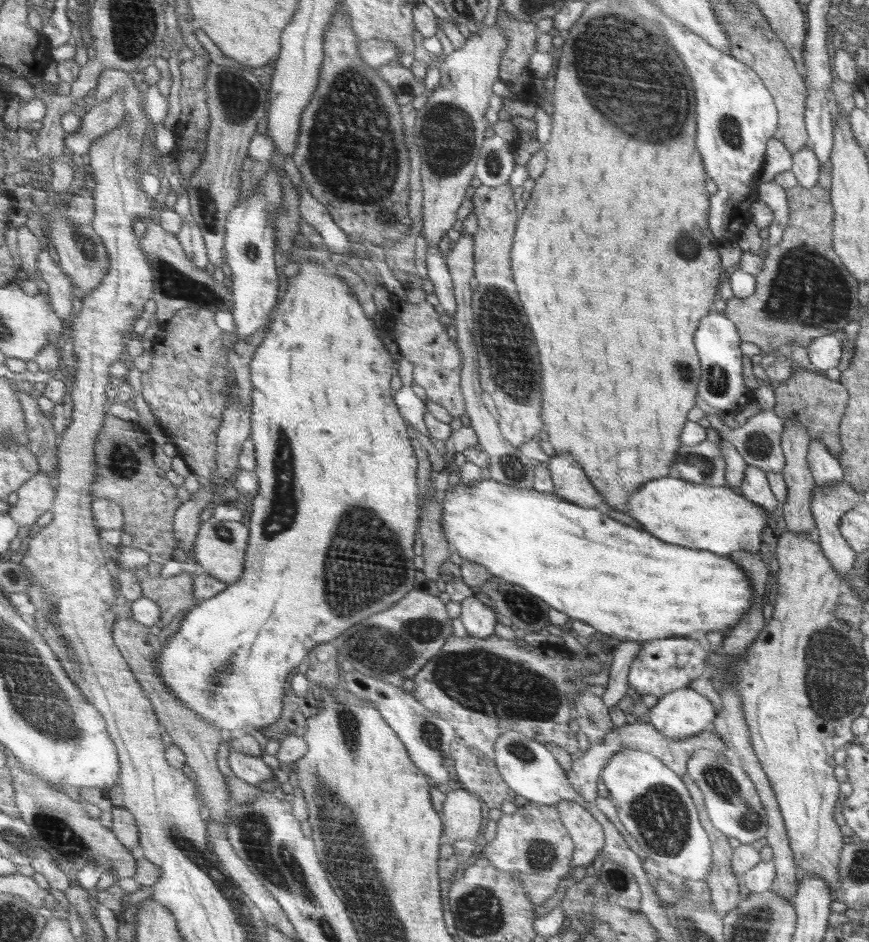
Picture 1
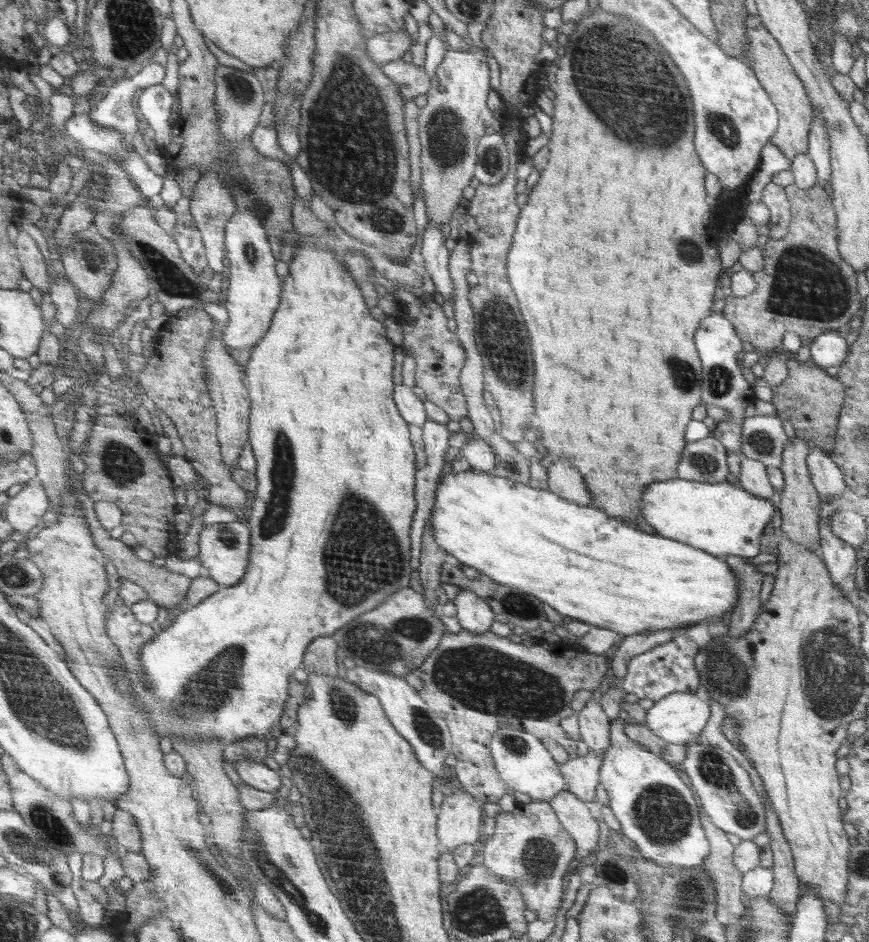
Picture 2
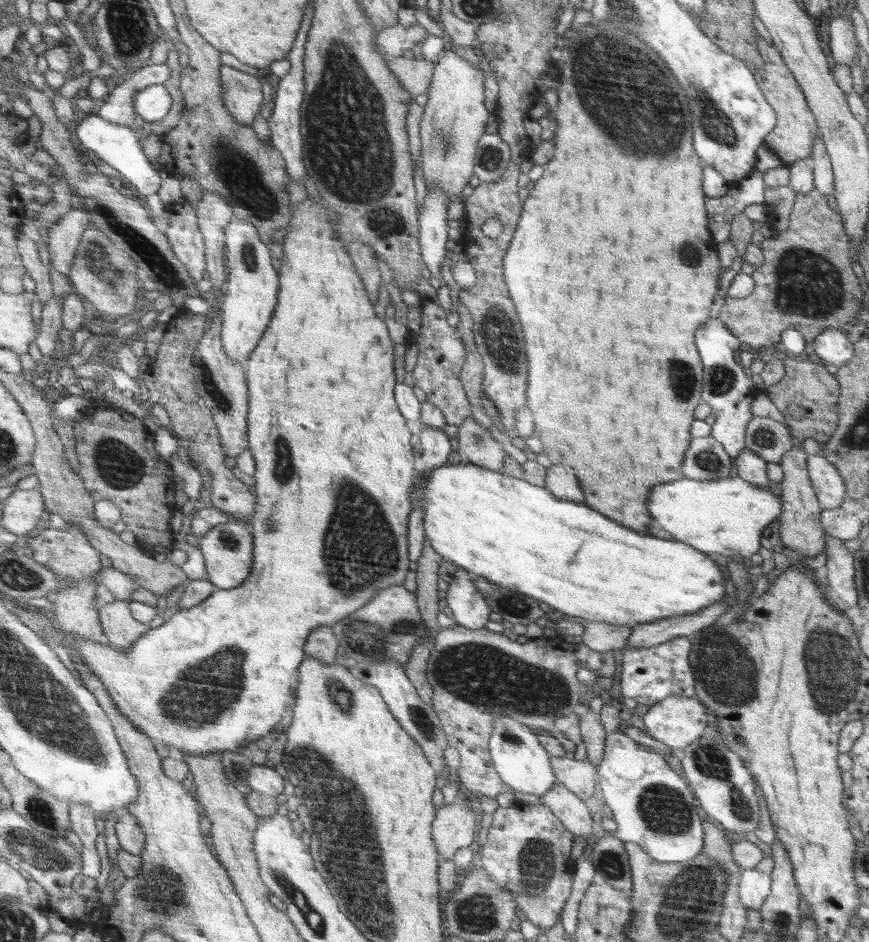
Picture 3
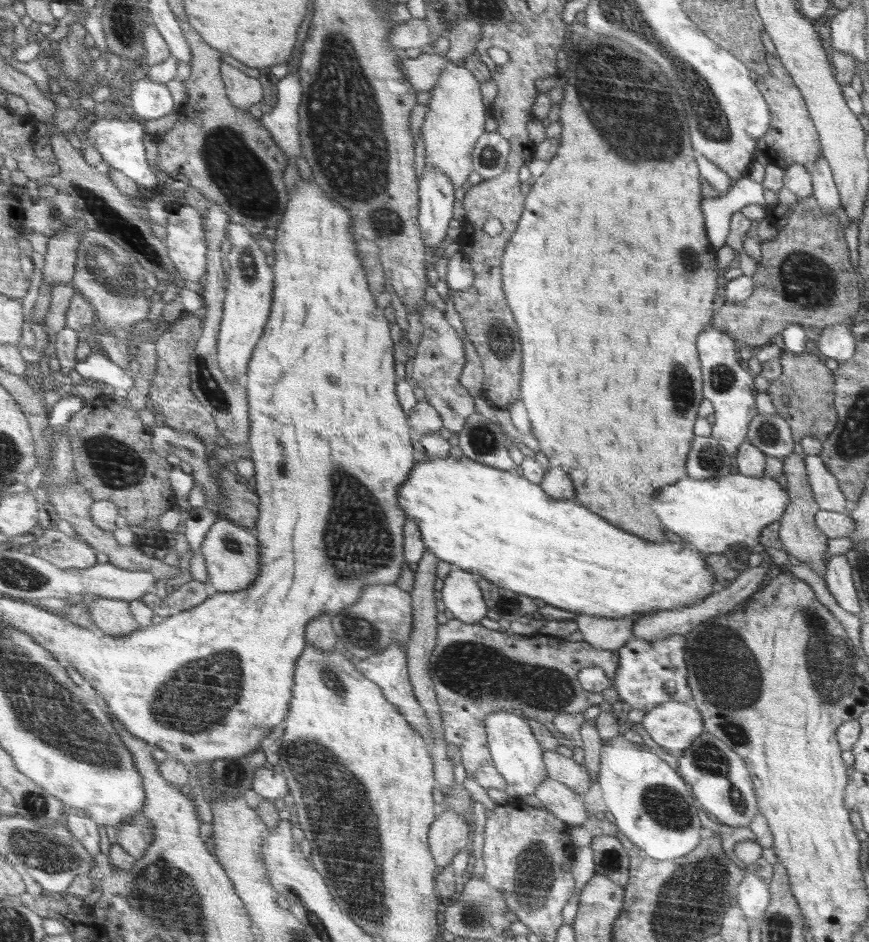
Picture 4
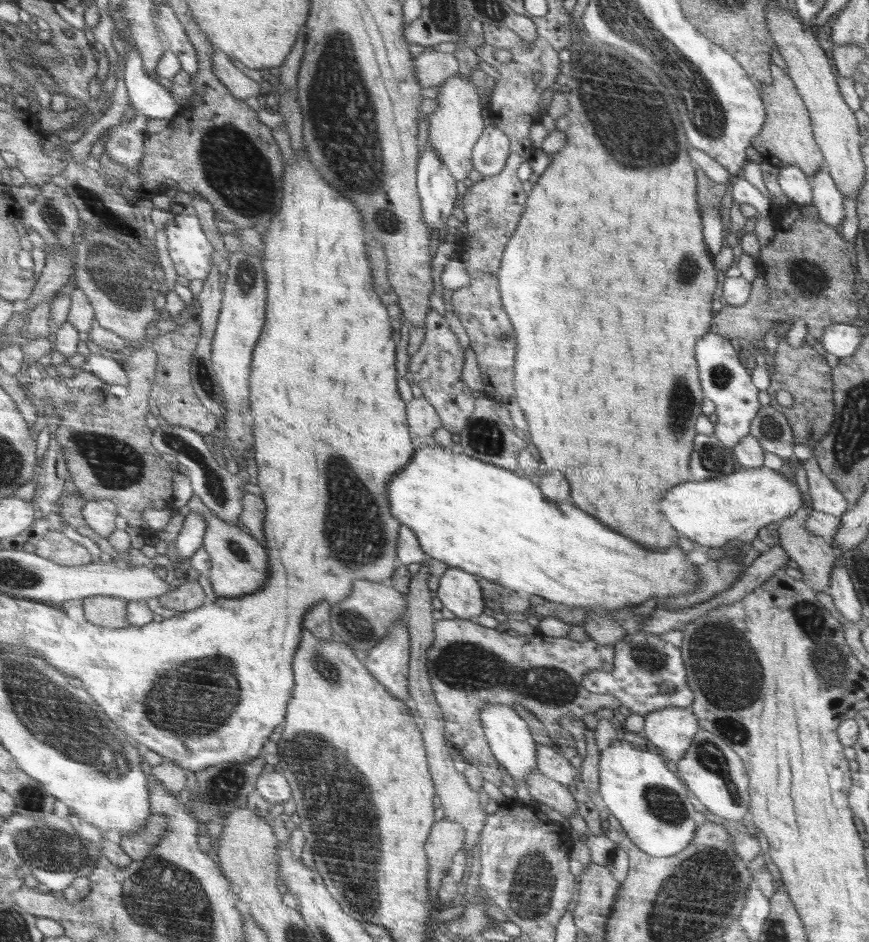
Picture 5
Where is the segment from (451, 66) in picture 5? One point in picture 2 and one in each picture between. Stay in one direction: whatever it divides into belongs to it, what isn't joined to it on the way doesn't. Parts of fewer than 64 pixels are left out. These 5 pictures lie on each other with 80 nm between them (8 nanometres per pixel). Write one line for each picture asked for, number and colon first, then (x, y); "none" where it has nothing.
2: (411, 80)
3: (415, 76)
4: (423, 71)

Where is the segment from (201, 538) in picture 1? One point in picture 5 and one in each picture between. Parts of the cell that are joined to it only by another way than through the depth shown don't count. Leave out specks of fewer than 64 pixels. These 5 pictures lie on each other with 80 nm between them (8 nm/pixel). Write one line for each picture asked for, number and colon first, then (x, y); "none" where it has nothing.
2: (224, 549)
3: (227, 548)
4: (232, 558)
5: (239, 566)

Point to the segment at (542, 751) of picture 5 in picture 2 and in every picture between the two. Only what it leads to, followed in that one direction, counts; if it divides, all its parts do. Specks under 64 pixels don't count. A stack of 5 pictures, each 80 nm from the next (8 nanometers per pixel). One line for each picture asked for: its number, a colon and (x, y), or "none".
2: (582, 774)
3: (579, 776)
4: (574, 775)

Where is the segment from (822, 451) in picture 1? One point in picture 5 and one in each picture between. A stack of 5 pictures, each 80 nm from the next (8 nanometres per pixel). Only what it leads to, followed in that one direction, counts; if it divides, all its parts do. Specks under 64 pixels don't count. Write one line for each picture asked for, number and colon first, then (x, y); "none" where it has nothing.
2: (829, 480)
3: (830, 488)
4: (825, 488)
5: (825, 497)

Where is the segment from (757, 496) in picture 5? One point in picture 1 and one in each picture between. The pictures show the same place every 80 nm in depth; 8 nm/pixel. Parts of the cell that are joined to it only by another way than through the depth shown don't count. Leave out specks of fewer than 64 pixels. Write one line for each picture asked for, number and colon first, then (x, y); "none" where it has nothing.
1: (696, 516)
2: (722, 518)
3: (725, 516)
4: (711, 514)

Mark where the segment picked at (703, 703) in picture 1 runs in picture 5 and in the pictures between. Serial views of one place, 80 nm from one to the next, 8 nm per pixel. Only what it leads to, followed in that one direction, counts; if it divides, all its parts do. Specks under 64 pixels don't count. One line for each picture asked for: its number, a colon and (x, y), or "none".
2: (679, 718)
3: (678, 721)
4: (675, 725)
5: (672, 729)

